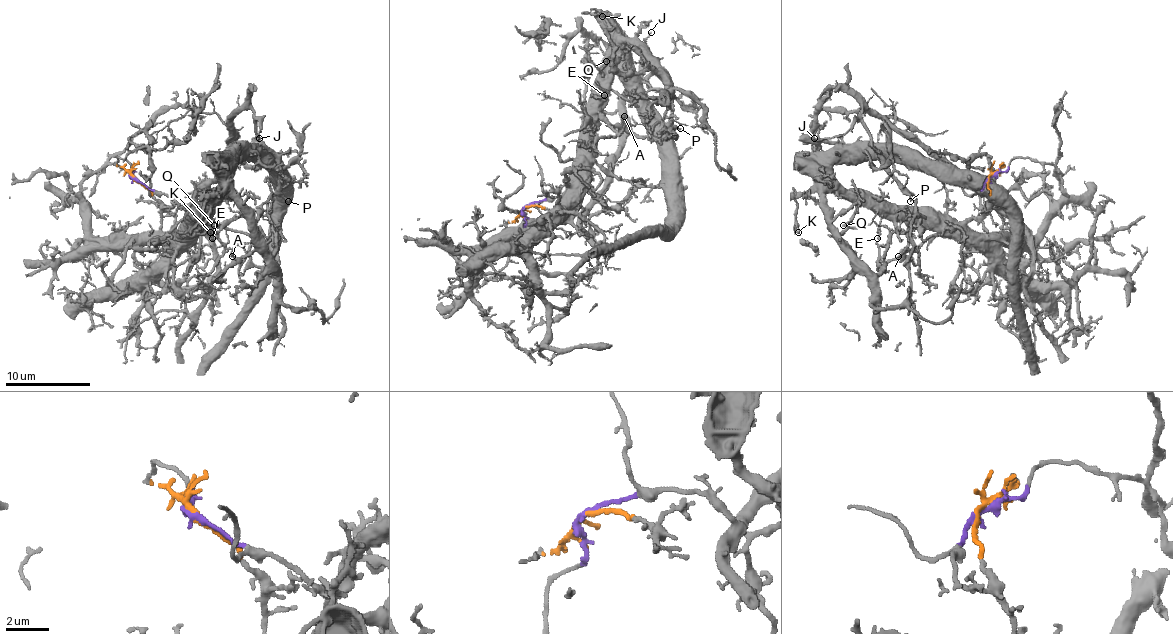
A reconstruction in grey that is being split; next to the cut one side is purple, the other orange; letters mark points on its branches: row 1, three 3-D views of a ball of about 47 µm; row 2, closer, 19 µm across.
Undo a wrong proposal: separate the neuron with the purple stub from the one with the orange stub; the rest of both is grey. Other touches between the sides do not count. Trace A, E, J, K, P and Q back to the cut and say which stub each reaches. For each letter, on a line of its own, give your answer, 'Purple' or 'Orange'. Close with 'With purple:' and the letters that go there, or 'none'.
A: Orange
E: Orange
J: Purple
K: Orange
P: Purple
Q: Orange
With purple: J, P

